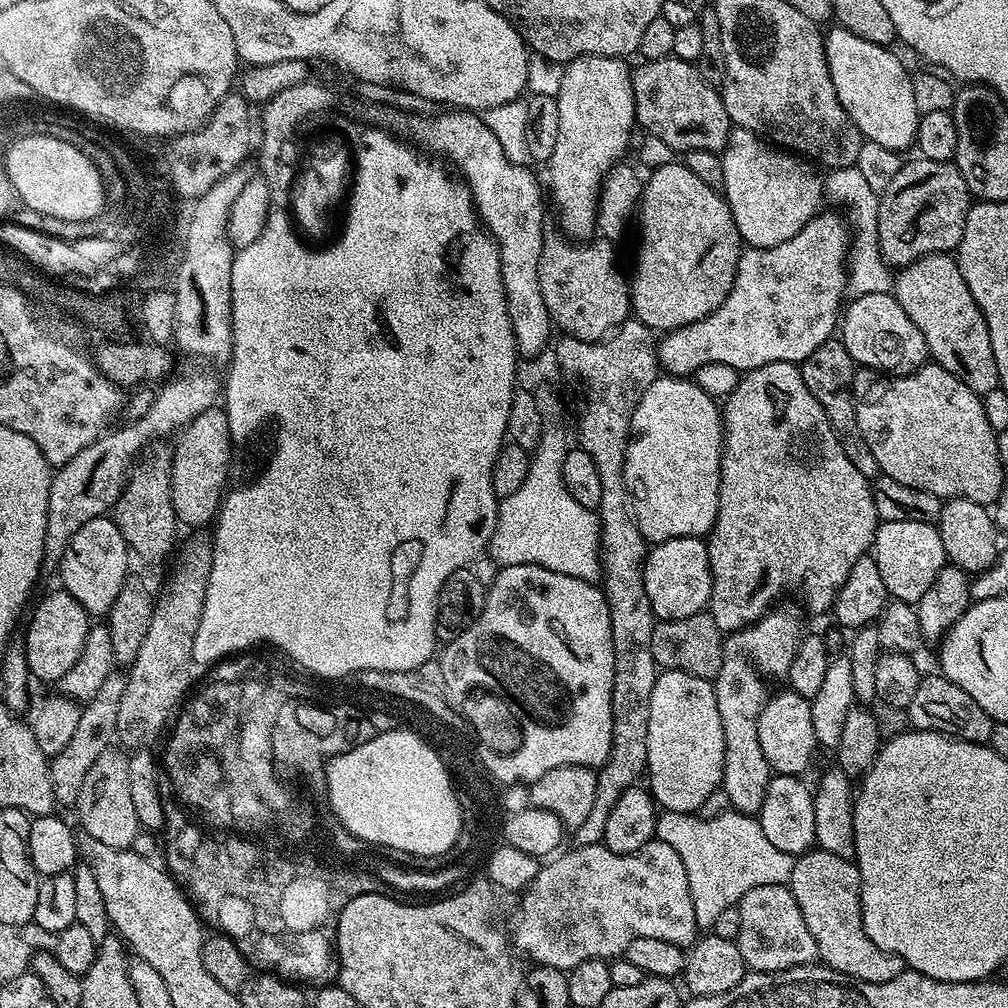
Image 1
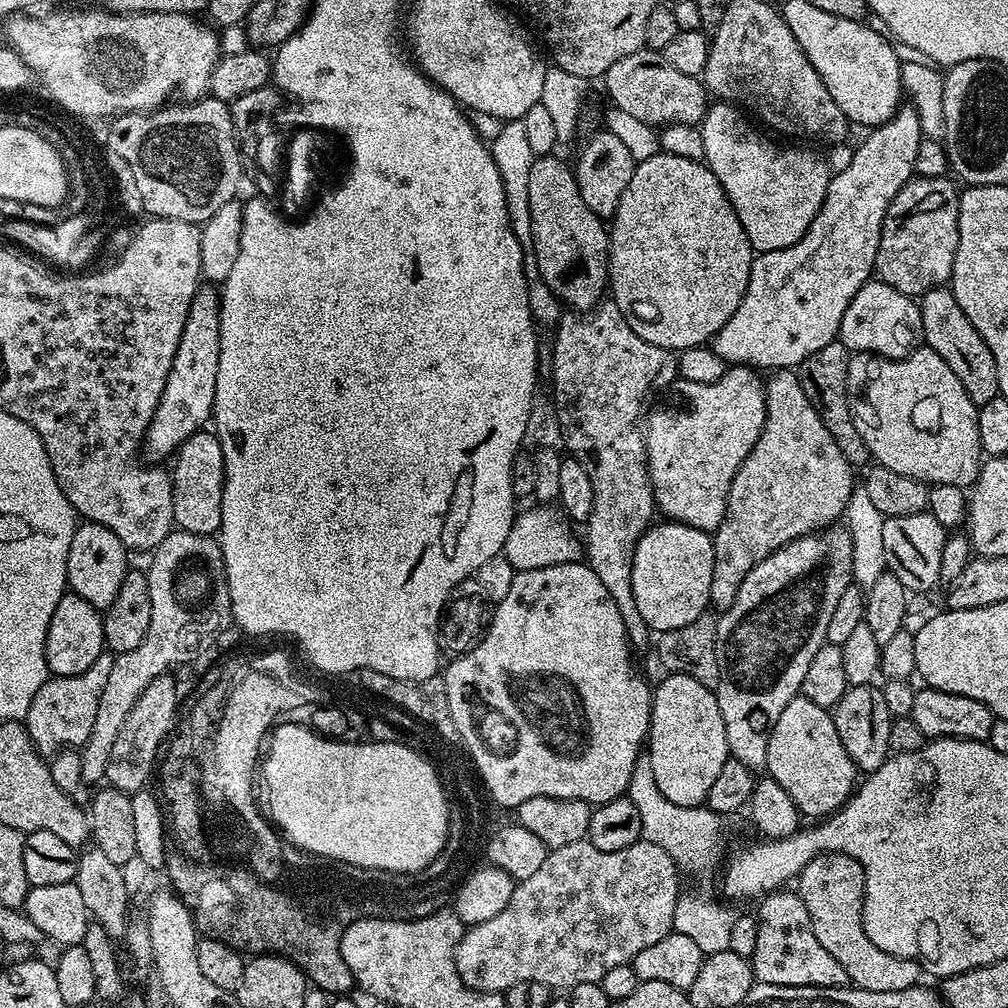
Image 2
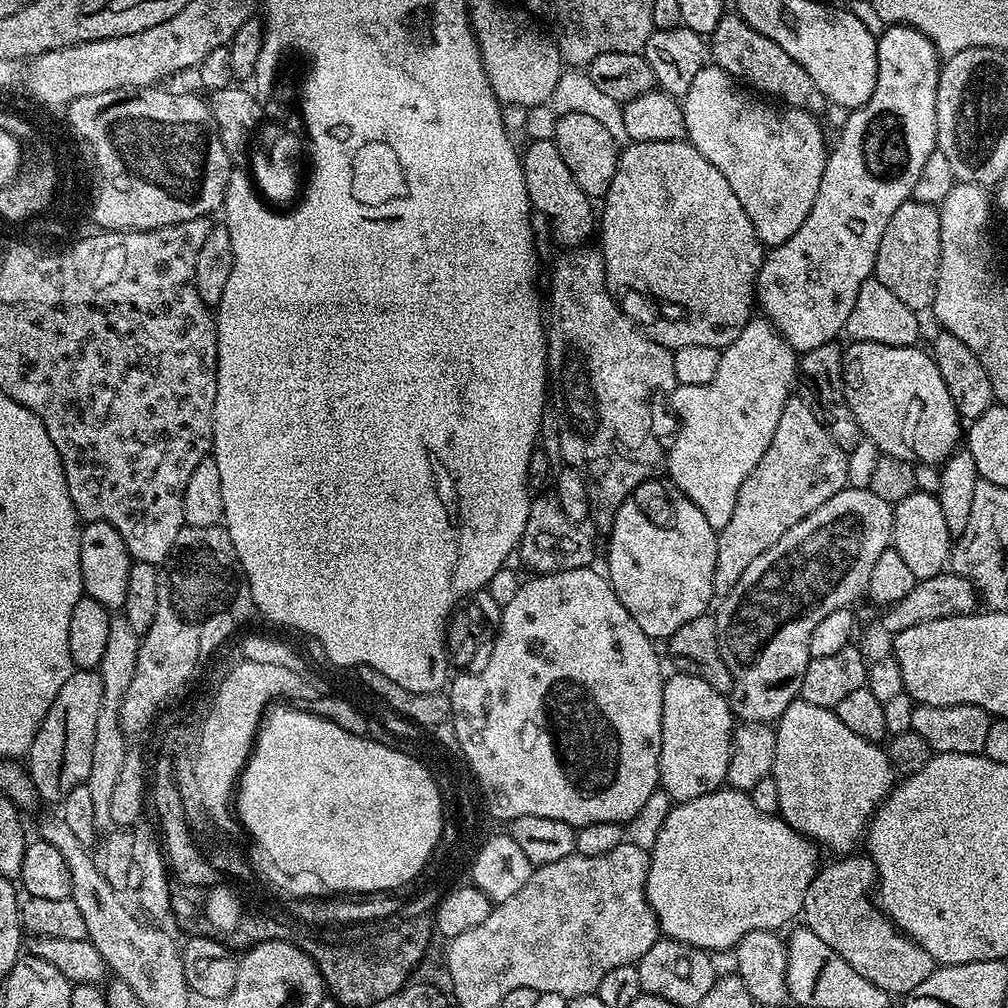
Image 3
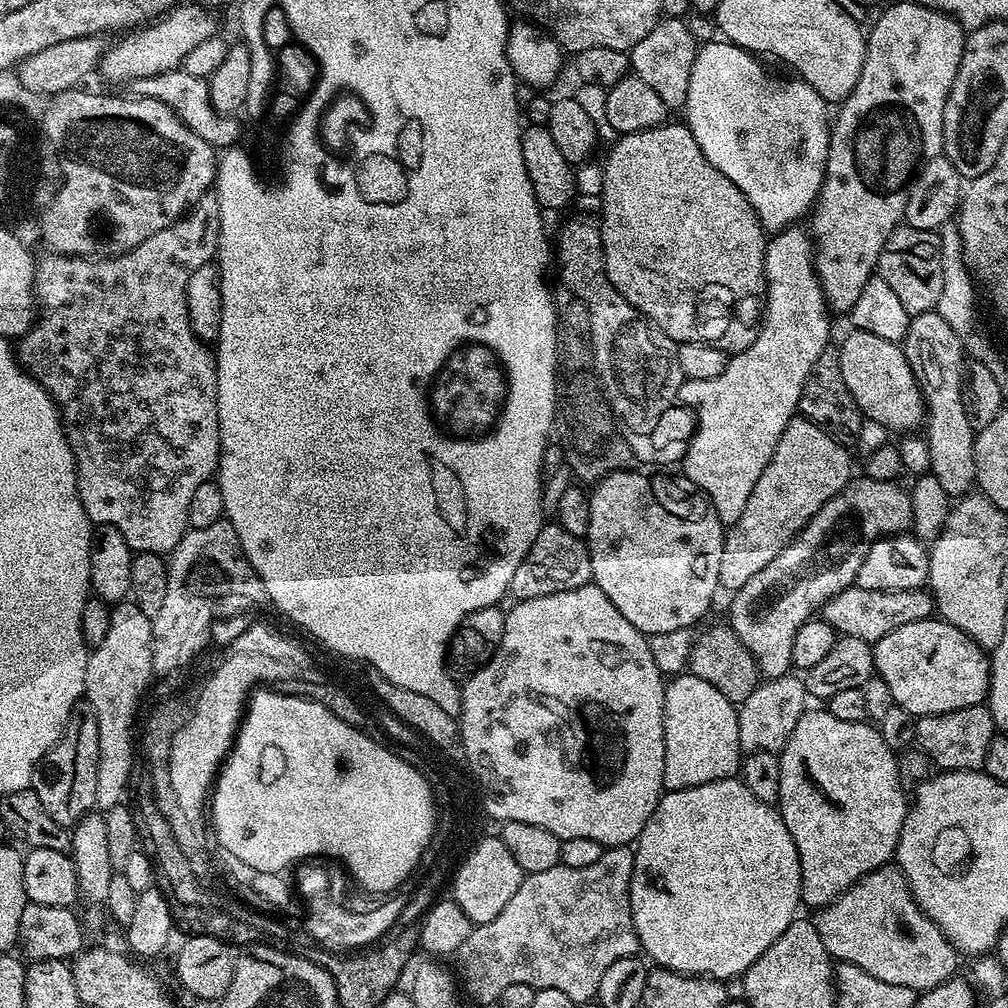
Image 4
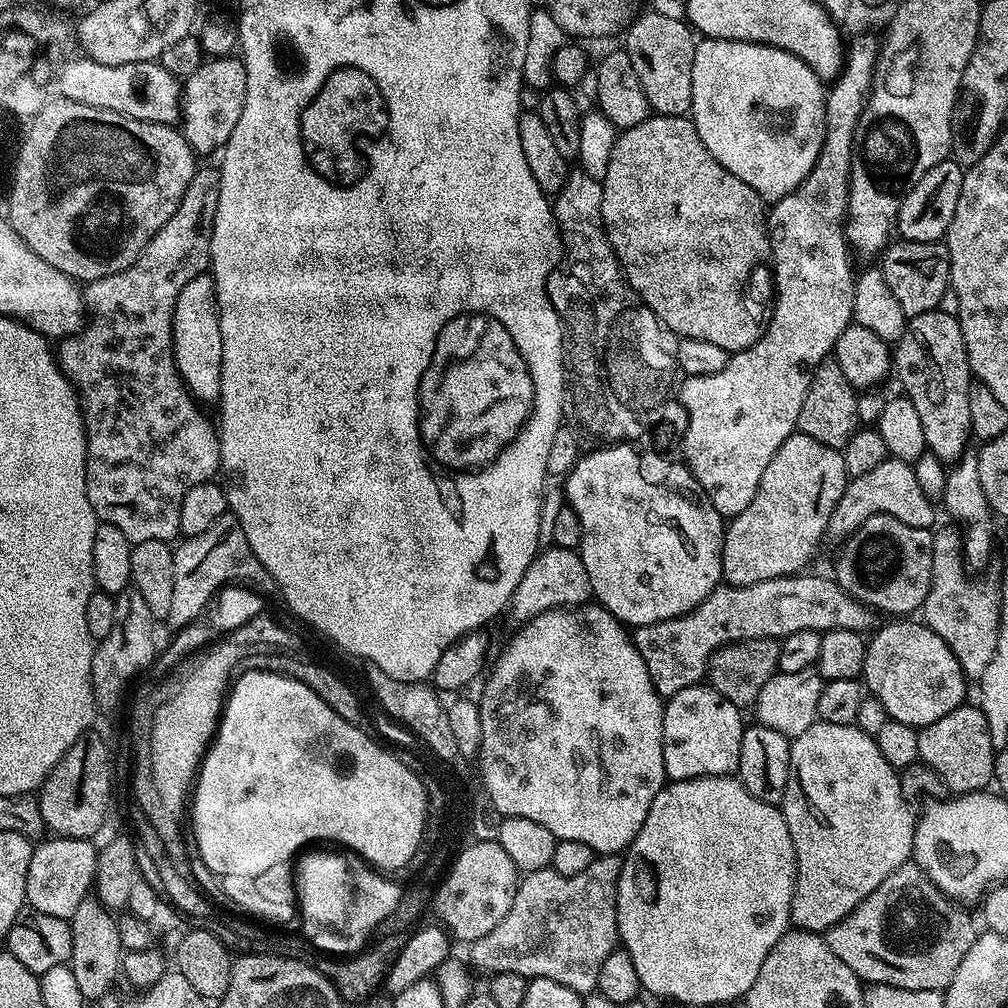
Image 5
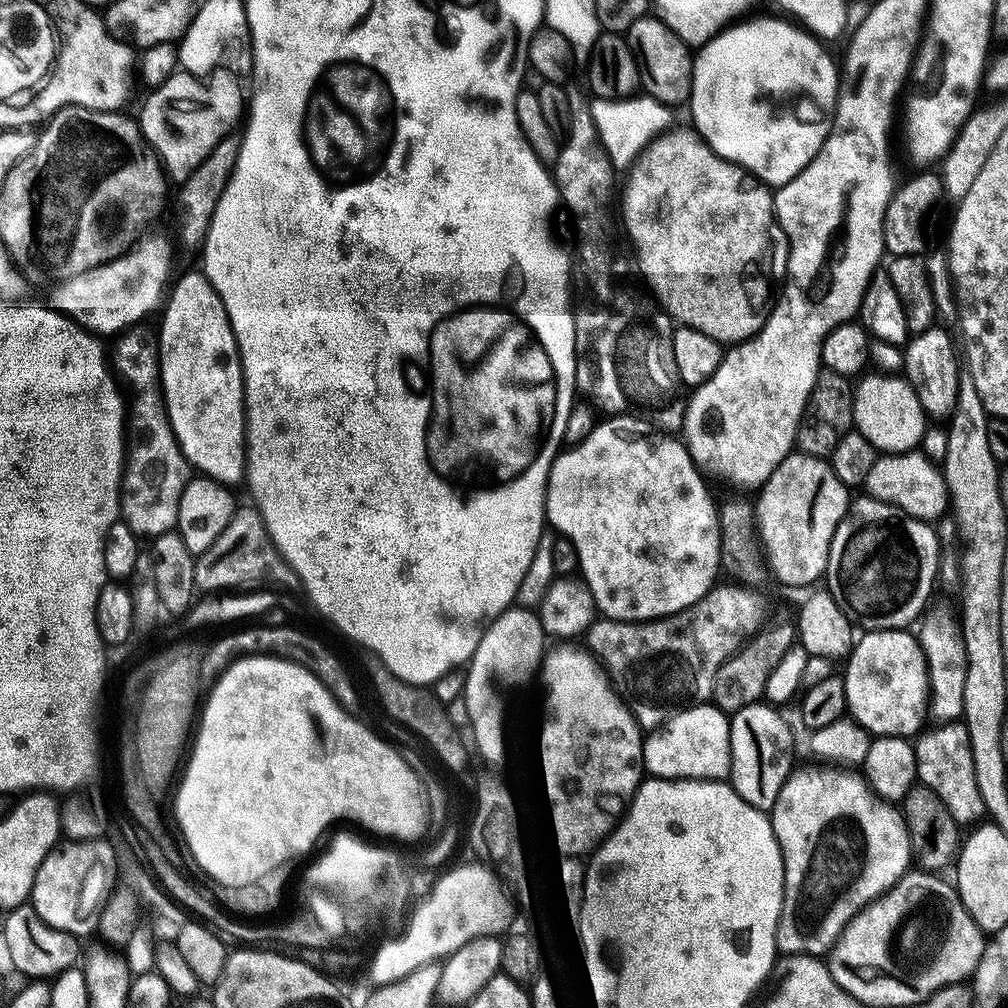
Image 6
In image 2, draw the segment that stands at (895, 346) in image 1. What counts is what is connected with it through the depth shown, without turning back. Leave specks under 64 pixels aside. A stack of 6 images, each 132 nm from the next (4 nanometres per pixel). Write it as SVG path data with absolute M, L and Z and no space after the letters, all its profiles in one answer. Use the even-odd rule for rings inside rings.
M873 278L850 298L850 306L846 306L846 314L842 314L838 339L849 353L870 352L888 360L906 358L921 347L924 339L920 305L913 297L894 290L894 286Z

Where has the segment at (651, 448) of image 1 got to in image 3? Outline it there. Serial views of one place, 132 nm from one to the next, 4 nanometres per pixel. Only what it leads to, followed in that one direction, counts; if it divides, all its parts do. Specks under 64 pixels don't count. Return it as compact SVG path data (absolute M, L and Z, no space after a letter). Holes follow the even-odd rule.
M753 318L744 327L742 334L738 334L730 346L722 349L714 382L706 386L677 384L670 393L672 408L680 419L680 433L668 452L667 479L671 487L690 498L690 502L694 502L694 506L706 514L706 522L710 522L712 528L724 528L734 515L738 490L742 490L746 474L750 474L750 470L758 466L762 454L766 454L766 446L770 446L770 438L774 438L774 429L778 427L778 418L782 418L782 406L786 406L789 396L793 395L797 379L798 353L780 337L769 320Z

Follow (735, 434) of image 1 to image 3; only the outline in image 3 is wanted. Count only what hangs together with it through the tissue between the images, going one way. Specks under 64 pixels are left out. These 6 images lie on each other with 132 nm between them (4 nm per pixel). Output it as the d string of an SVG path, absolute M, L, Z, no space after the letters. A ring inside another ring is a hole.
M799 394L789 396L786 406L782 406L782 418L774 429L774 438L766 446L758 466L746 474L742 490L738 490L738 502L734 502L734 515L724 528L719 529L716 545L718 558L714 562L713 593L723 598L730 594L734 582L742 578L742 570L750 566L758 554L770 550L790 526L798 526L826 498L834 498L847 482L847 455L822 430L822 422L814 418L810 406L802 402Z

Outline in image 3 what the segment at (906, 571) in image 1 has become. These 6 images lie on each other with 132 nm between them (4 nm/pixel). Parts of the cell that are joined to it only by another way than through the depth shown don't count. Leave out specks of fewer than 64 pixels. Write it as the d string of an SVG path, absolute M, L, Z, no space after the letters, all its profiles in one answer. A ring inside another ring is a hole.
M917 490L893 507L891 547L905 560L917 580L934 578L949 567L953 543L954 537L946 526L942 506L933 493Z

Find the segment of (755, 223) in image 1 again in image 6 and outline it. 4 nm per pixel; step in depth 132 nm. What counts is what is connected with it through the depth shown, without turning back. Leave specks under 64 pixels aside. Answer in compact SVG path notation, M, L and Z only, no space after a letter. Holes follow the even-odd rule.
M764 16L761 20L752 19L748 18L743 22L737 22L719 32L712 40L707 40L705 44L699 45L692 61L690 109L692 108L693 122L691 121L691 123L694 125L695 131L699 132L701 138L719 156L726 158L731 164L746 169L747 172L752 173L765 184L779 186L790 182L790 178L794 178L809 164L814 158L814 154L818 154L822 142L826 142L828 133L832 131L831 115L836 111L836 92L840 89L840 74L837 61L832 61L831 54L823 48L825 45L811 32L795 23L792 23L792 25L787 24L784 20L775 20L772 16Z

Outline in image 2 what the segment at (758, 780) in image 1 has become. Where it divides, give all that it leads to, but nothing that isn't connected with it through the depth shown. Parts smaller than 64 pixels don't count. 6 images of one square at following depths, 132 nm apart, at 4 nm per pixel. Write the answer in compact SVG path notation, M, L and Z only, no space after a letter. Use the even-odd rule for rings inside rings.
M837 522L819 532L812 532L809 536L798 538L786 546L782 546L774 554L770 554L758 566L746 574L742 586L738 586L738 594L734 602L728 608L719 613L716 621L716 653L718 654L718 666L720 667L720 681L716 687L716 701L718 710L722 710L722 722L726 726L726 742L728 743L728 754L733 760L737 760L743 766L751 770L763 769L768 762L768 739L772 733L774 722L778 722L778 714L786 710L786 706L795 696L800 695L802 678L806 678L806 670L810 667L810 662L814 659L814 654L818 654L820 647L826 643L826 626L830 626L830 618L834 614L834 606L838 606L838 598L853 583L851 568L851 534L843 523Z

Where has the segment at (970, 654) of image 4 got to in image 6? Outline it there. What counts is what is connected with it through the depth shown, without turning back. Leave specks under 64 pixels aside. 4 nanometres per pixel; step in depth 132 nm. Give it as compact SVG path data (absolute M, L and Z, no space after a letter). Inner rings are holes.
M877 628L865 633L861 640L859 637L853 643L852 650L846 657L848 669L843 669L842 672L848 698L848 712L853 719L866 726L873 737L915 737L925 727L924 715L927 717L930 712L928 662L919 639L913 633L911 636L911 631L902 628Z

